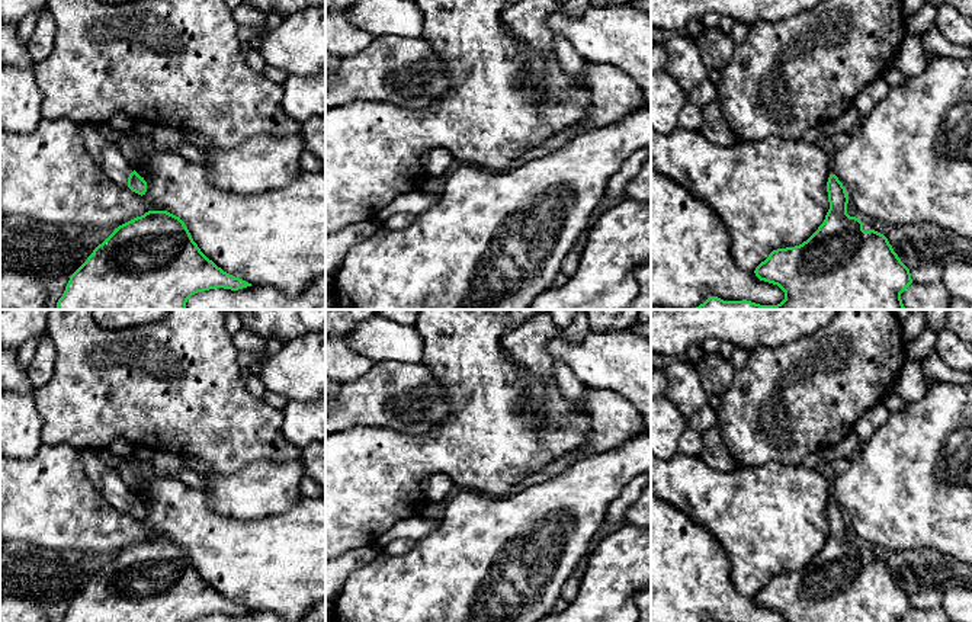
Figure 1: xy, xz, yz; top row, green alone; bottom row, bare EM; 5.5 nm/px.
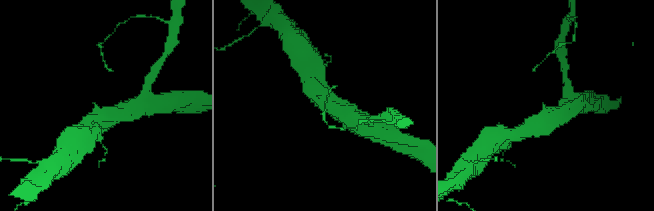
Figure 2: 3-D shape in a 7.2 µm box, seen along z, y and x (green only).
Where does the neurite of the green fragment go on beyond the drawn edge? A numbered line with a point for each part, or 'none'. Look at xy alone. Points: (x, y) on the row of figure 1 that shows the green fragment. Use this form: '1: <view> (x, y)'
1: xy (108, 154)

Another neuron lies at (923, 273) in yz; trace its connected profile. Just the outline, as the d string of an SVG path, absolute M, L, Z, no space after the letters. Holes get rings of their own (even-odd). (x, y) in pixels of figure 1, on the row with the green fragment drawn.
M918 264L910 270L912 282L927 285L941 280L943 266L940 264Z

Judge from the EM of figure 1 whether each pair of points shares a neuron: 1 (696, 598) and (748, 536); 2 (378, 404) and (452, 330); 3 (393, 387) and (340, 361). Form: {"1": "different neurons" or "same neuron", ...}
{"1": "different neurons", "2": "different neurons", "3": "different neurons"}

